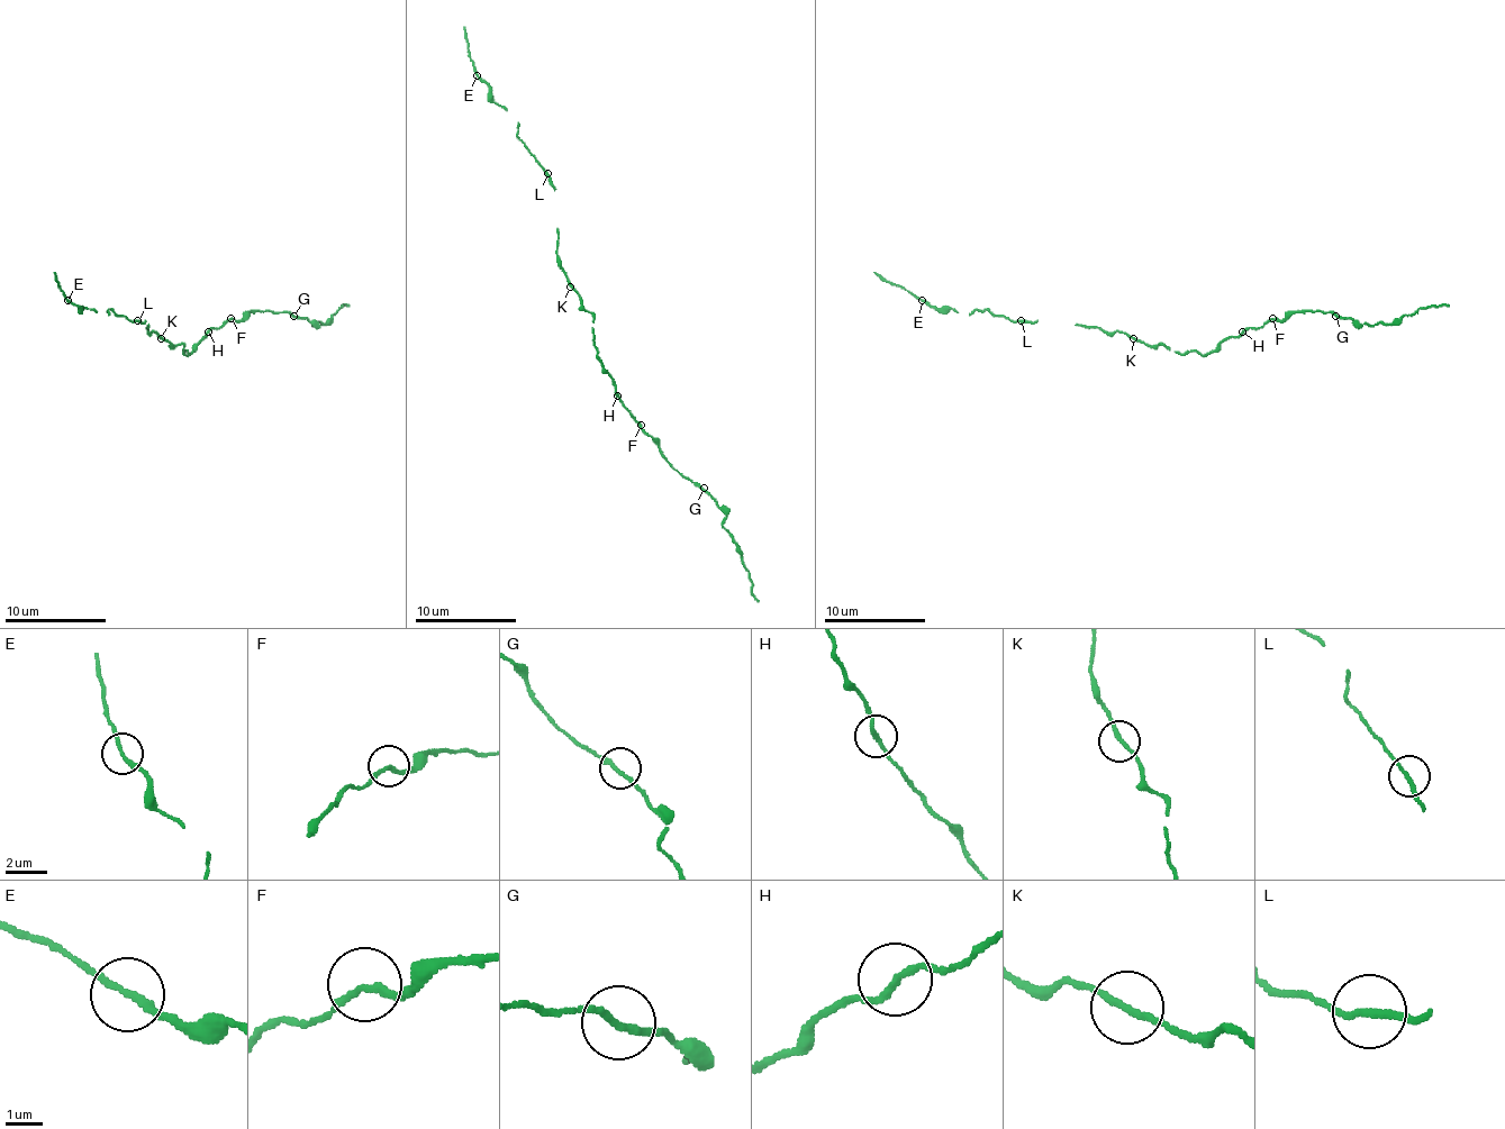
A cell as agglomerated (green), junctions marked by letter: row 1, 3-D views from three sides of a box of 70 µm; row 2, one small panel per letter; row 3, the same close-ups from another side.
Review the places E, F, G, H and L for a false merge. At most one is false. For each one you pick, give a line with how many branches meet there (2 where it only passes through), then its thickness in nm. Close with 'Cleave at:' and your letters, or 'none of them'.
Cleave at: none of them

